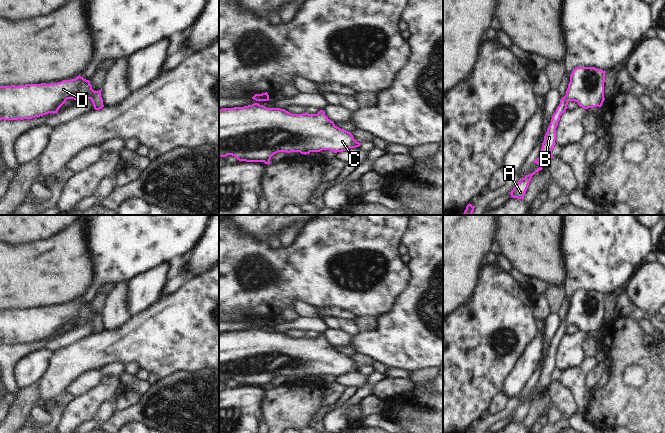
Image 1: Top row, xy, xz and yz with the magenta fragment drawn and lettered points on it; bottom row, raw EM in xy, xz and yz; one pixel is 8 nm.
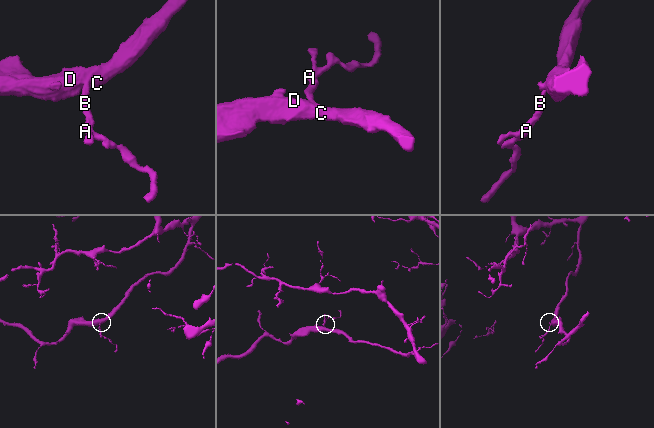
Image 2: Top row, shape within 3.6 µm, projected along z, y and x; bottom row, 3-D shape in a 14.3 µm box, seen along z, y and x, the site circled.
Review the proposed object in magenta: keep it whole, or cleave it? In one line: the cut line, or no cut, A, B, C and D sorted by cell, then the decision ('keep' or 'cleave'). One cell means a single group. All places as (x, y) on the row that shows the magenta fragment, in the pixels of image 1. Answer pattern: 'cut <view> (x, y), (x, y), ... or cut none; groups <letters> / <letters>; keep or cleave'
cut none; groups A B C D; keep

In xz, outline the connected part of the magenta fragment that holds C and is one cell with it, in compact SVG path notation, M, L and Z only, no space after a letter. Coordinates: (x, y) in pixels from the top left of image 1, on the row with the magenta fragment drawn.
M257 102L219 110L219 157L232 155L239 161L269 164L271 157L278 152L309 154L330 150L337 153L360 144L351 132L337 127L323 110L317 114L292 114L285 109L267 108Z

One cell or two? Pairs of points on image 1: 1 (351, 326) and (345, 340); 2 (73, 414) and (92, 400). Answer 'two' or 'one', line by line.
1: two
2: one

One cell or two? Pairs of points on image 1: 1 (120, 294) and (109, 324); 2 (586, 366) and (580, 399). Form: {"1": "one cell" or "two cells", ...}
{"1": "one cell", "2": "one cell"}

